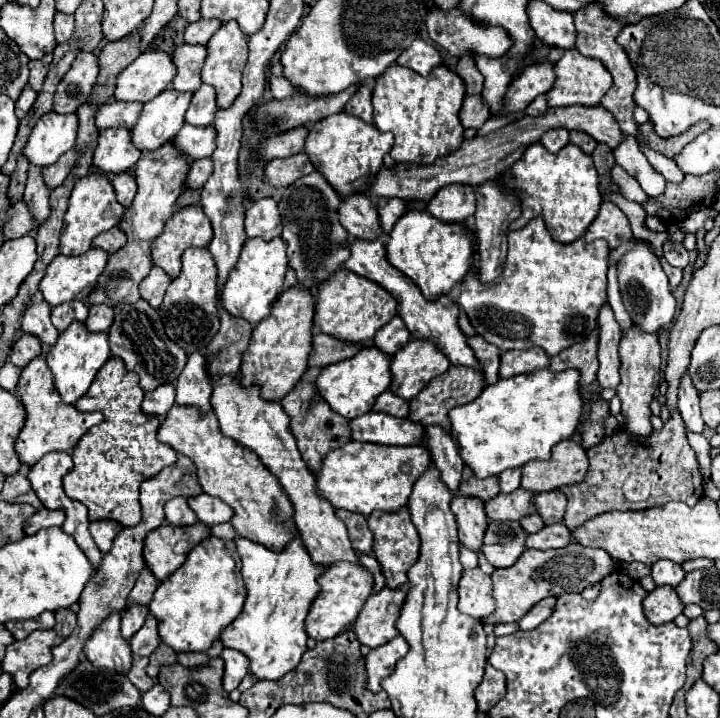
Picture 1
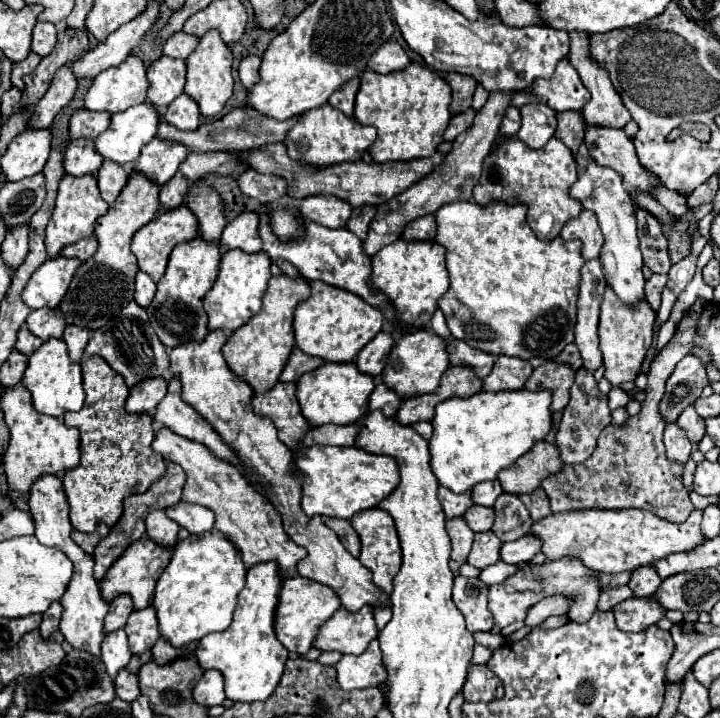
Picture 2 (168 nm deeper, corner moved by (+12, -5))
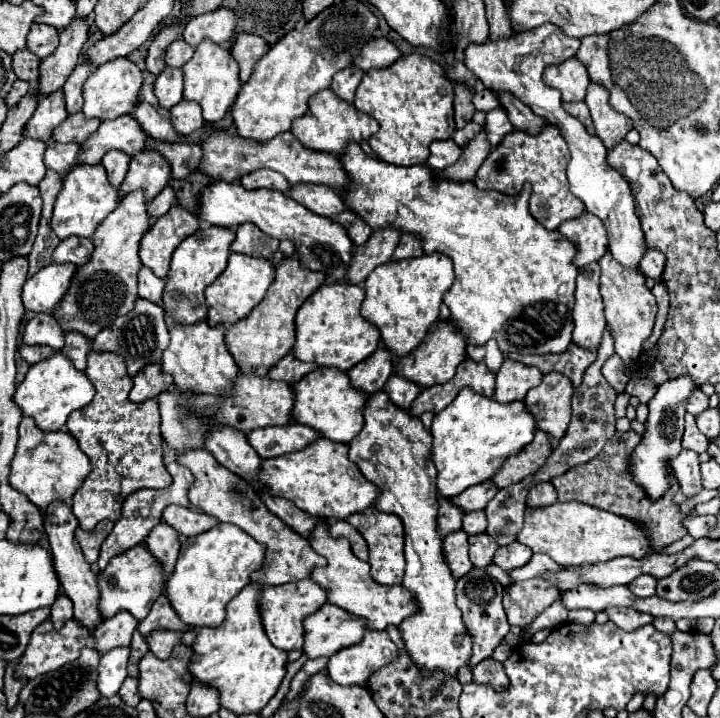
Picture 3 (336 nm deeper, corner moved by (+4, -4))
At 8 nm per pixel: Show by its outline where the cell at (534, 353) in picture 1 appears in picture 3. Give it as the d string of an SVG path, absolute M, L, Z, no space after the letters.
M506 359L500 371L496 373L494 399L498 403L524 399L532 387L540 385L540 381L542 381L542 373L536 367L528 367L514 359Z

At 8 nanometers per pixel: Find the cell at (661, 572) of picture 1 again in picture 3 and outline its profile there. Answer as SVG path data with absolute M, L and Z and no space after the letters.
M642 575L636 581L632 581L628 587L636 597L652 597L652 595L656 595L656 583L658 583L656 577Z

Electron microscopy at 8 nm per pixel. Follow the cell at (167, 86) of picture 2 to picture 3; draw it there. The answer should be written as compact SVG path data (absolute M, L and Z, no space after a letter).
M166 67L154 81L154 95L164 109L172 109L182 99L184 71L176 67Z

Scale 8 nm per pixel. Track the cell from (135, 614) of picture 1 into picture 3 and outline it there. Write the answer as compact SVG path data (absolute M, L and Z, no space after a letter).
M116 647L102 655L98 665L98 689L104 697L112 697L118 693L122 681L128 677L128 659L130 647Z

